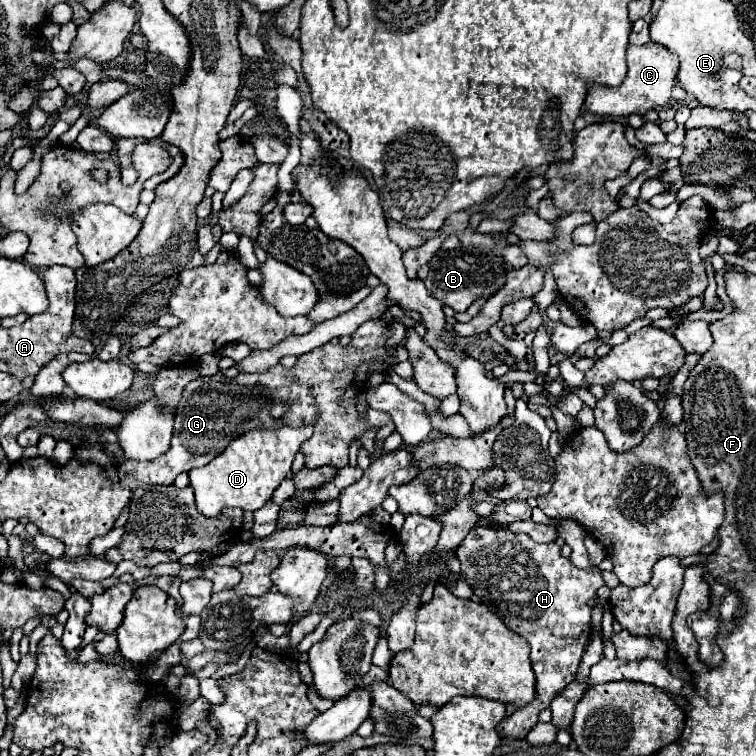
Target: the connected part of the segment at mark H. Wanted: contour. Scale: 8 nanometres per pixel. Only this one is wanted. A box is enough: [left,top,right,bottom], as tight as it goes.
[456,526,604,738]

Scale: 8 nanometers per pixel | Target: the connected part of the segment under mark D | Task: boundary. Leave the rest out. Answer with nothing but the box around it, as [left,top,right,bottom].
[188,426,312,518]

